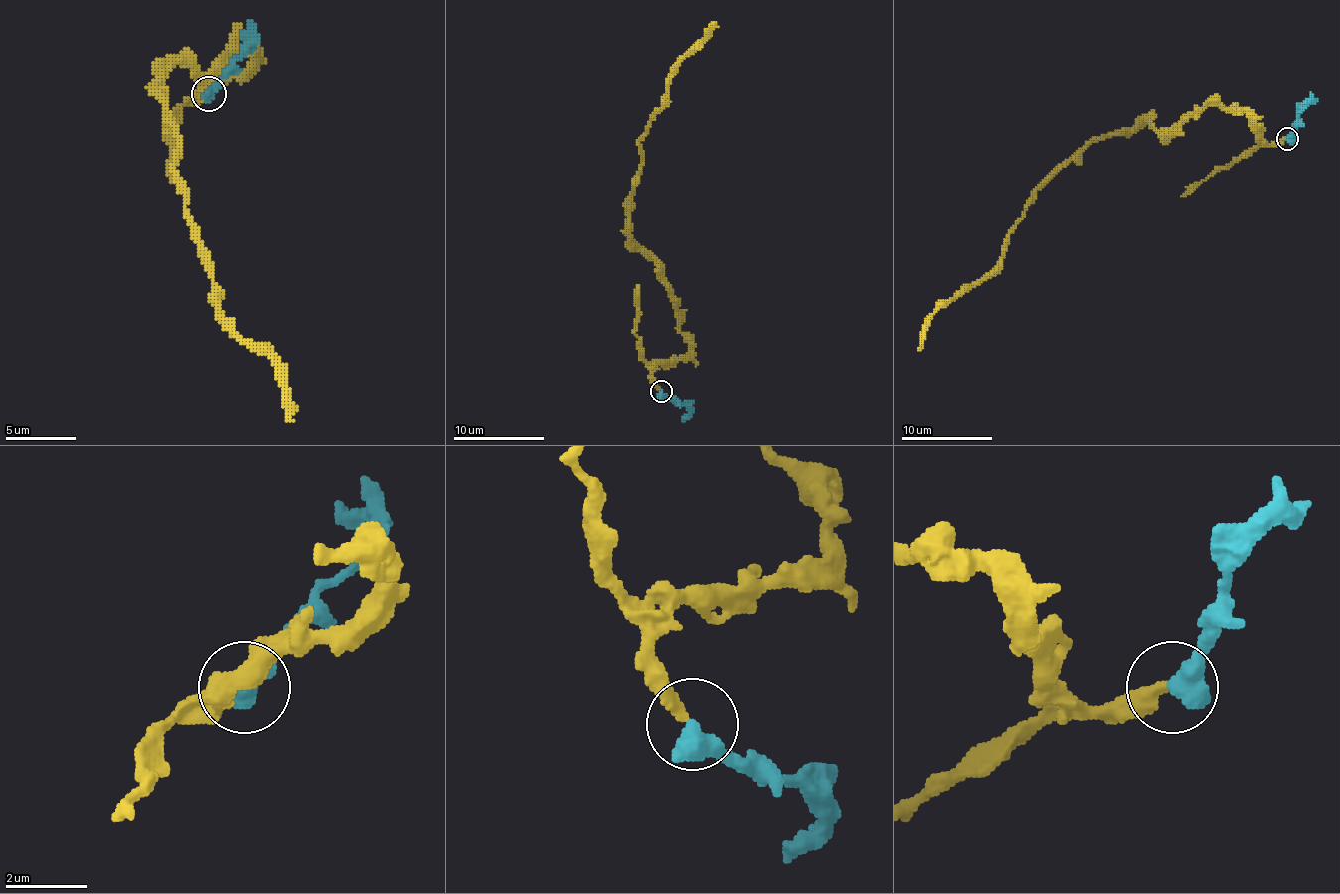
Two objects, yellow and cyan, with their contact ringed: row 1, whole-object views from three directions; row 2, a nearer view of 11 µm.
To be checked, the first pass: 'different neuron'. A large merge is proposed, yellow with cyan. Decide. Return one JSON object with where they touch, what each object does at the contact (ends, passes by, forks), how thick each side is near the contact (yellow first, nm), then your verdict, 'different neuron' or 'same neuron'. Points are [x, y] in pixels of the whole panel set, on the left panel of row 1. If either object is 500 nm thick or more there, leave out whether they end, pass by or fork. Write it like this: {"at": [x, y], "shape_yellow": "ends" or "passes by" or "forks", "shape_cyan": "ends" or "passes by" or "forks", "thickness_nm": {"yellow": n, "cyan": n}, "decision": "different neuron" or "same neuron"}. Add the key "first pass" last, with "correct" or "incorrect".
{"at": [208, 93], "thickness_nm": {"yellow": 320, "cyan": 650}, "decision": "same neuron", "first pass": "incorrect"}

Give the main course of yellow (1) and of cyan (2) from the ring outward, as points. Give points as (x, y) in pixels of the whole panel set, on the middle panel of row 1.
1: (659, 389), (653, 371), (691, 353), (671, 287), (630, 235), (630, 197), (666, 81), (716, 22)
2: (662, 391), (689, 410), (682, 421)

